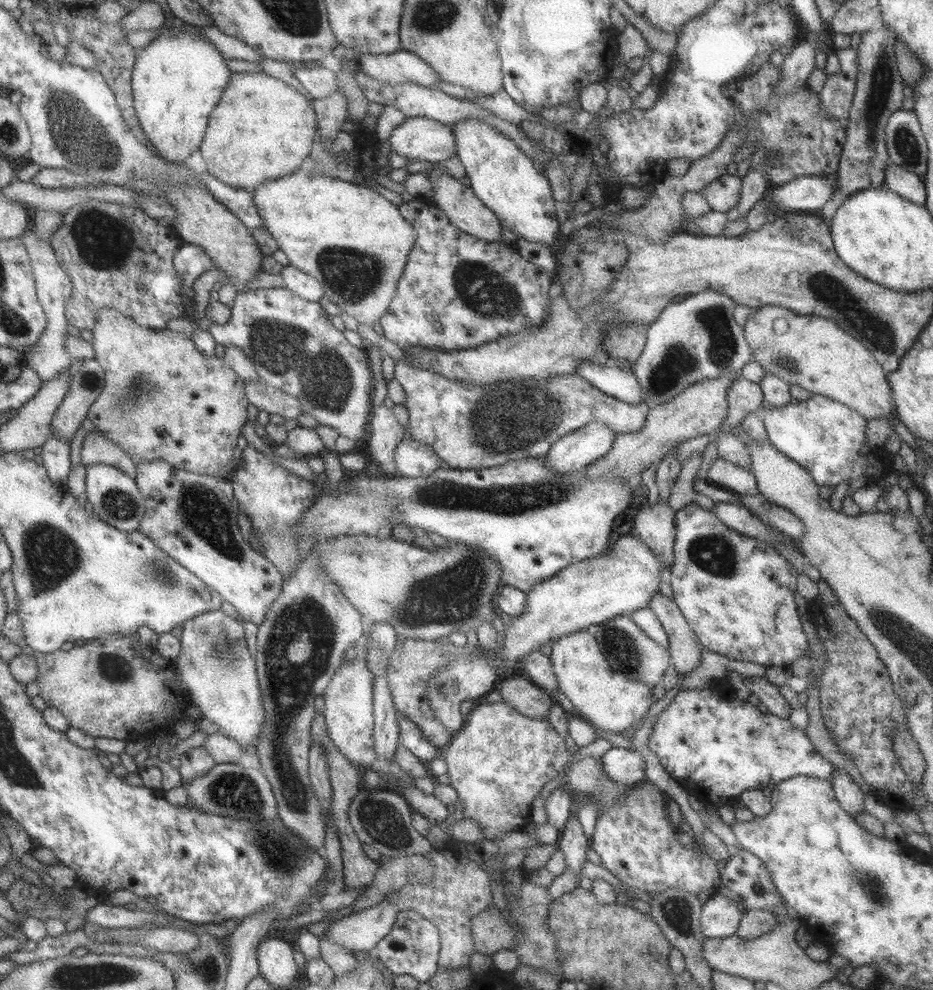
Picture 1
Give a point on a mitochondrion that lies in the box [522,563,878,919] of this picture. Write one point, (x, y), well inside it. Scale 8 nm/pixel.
(622, 649)

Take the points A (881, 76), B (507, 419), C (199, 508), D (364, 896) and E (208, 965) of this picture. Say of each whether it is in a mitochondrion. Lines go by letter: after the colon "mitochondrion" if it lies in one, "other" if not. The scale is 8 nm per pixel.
A: mitochondrion
B: mitochondrion
C: mitochondrion
D: other
E: mitochondrion

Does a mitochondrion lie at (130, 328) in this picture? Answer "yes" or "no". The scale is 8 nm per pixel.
no

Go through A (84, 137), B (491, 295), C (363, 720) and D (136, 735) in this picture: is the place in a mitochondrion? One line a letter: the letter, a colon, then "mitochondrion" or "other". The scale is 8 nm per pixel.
A: mitochondrion
B: mitochondrion
C: other
D: other

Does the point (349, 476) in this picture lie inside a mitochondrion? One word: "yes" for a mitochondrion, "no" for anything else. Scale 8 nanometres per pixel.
no

